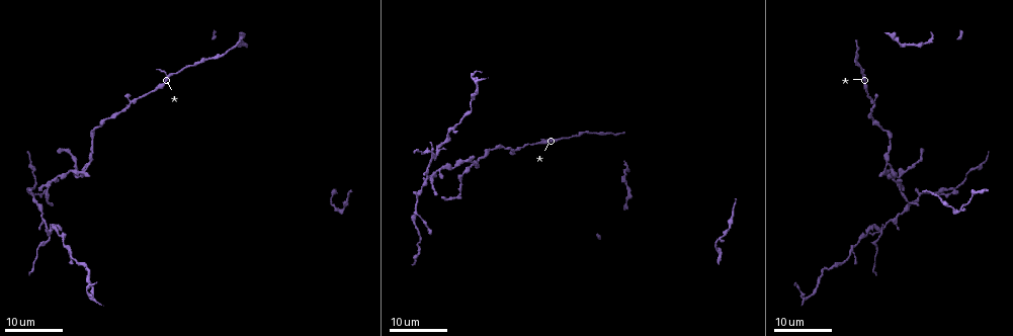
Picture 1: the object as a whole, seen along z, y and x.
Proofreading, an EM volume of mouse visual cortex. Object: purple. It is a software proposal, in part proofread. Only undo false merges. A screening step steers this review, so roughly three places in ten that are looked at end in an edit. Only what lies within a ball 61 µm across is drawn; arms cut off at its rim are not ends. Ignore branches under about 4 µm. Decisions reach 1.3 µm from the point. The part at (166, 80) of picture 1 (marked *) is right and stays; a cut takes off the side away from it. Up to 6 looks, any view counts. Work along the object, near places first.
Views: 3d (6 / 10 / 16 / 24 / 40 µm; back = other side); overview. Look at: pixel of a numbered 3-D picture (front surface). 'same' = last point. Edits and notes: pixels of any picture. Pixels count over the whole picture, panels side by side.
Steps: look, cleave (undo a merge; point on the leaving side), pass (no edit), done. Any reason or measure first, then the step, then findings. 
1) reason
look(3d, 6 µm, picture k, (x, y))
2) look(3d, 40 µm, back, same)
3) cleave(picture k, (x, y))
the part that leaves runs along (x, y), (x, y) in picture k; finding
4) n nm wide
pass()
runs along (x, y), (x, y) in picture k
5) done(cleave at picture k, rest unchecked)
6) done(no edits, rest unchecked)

branch point
look(3d, 24 µm, picture 1, (88, 165))

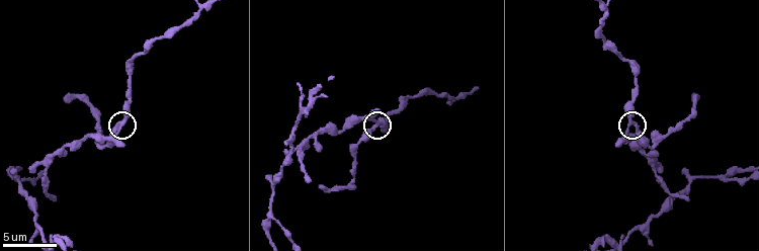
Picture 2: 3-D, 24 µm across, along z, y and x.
closer look
look(3d, 6 µm, picture 2, (372, 127))

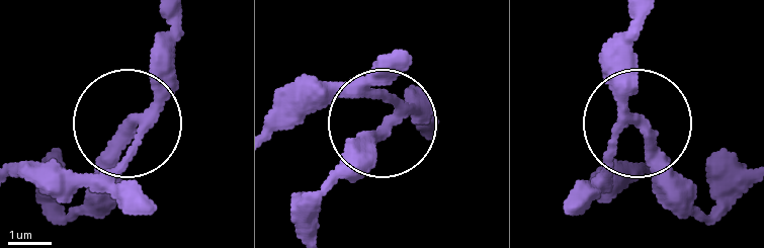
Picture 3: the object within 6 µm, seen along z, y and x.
3 arms
pass()
continuous, no second neuron

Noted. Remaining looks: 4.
looks like a crossing
look(3d, 6 µm, picture 2, (306, 110))

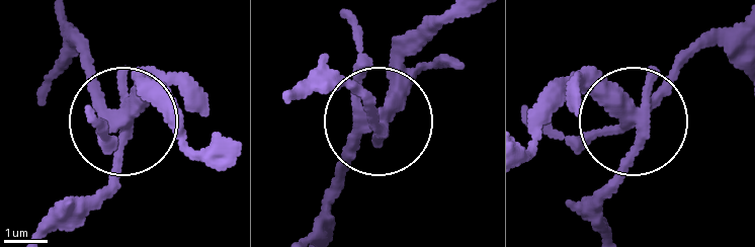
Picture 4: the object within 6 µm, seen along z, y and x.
340 nm wide
cleave(picture 4, (115, 181))
the part that leaves runs along (646, 128), (605, 189), (602, 222) in picture 4; two neurons meet here

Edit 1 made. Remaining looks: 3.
see it whole again
look(overview)

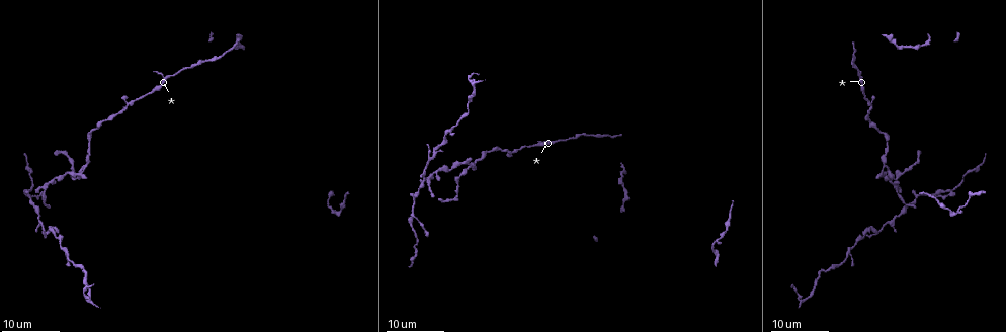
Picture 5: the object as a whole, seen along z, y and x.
three-way junction
look(3d, 16 µm, picture 5, (904, 203))

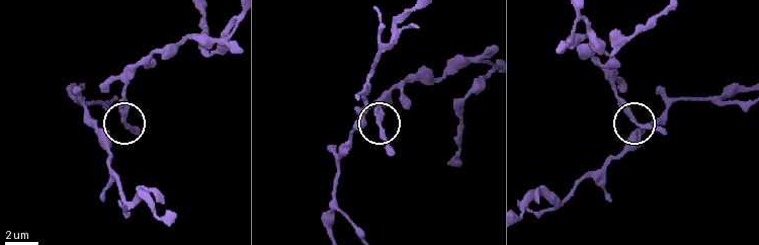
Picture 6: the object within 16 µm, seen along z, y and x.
look(3d, 10 µm, picture 6, (381, 126))

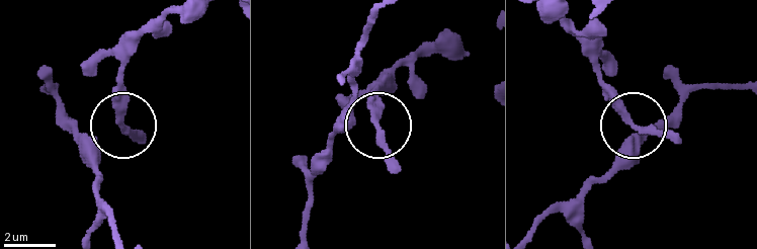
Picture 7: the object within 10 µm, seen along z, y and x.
3 arms
pass()
runs along (437, 48), (418, 50), (379, 86), (376, 123), (342, 114) in picture 7; one neuron here

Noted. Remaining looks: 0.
done(cleave at picture 4, rest unchecked)

